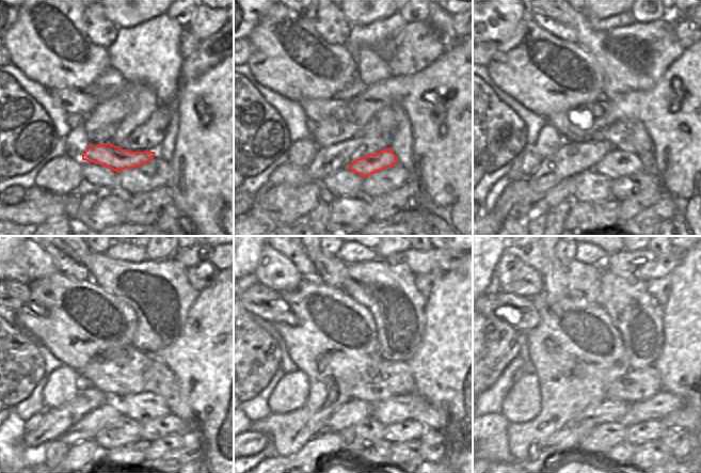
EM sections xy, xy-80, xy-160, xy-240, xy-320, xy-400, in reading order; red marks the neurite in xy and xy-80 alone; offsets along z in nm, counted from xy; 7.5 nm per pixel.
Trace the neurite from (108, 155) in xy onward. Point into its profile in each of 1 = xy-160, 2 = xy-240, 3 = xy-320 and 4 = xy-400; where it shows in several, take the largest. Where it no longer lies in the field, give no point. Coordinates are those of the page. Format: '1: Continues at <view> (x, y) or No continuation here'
1: Continues at xy-160 (618, 163)
2: Continues at xy-240 (142, 407)
3: Continues at xy-320 (400, 408)
4: Continues at xy-400 (657, 407).

